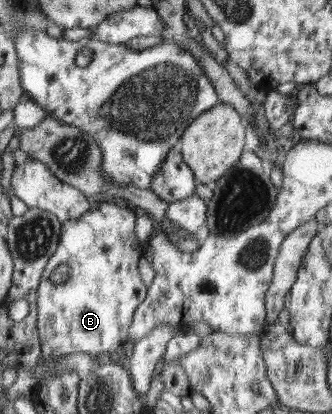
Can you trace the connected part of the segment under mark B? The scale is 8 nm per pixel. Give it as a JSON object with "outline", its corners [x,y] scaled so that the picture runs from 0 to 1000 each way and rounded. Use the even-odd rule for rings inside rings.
{"outline":[[[316,481],[286,505],[274,505],[256,519],[223,527],[187,539],[181,553],[181,575],[175,582],[175,597],[160,611],[160,618],[148,626],[136,650],[130,652],[120,686],[111,700],[111,737],[114,737],[114,812],[120,814],[120,841],[127,848],[127,862],[178,862],[211,857],[220,853],[268,855],[268,857],[304,857],[304,853],[331,853],[349,862],[364,838],[389,824],[392,785],[401,783],[404,756],[416,742],[437,727],[437,713],[443,713],[443,693],[431,688],[425,662],[419,659],[419,635],[425,630],[425,616],[413,594],[413,572],[407,572],[407,522],[410,512],[389,510],[389,500],[352,500],[352,486],[340,481]],[[178,640],[208,640],[211,664],[205,664],[205,679],[193,684],[157,684],[151,676],[151,659],[178,645]]]}

